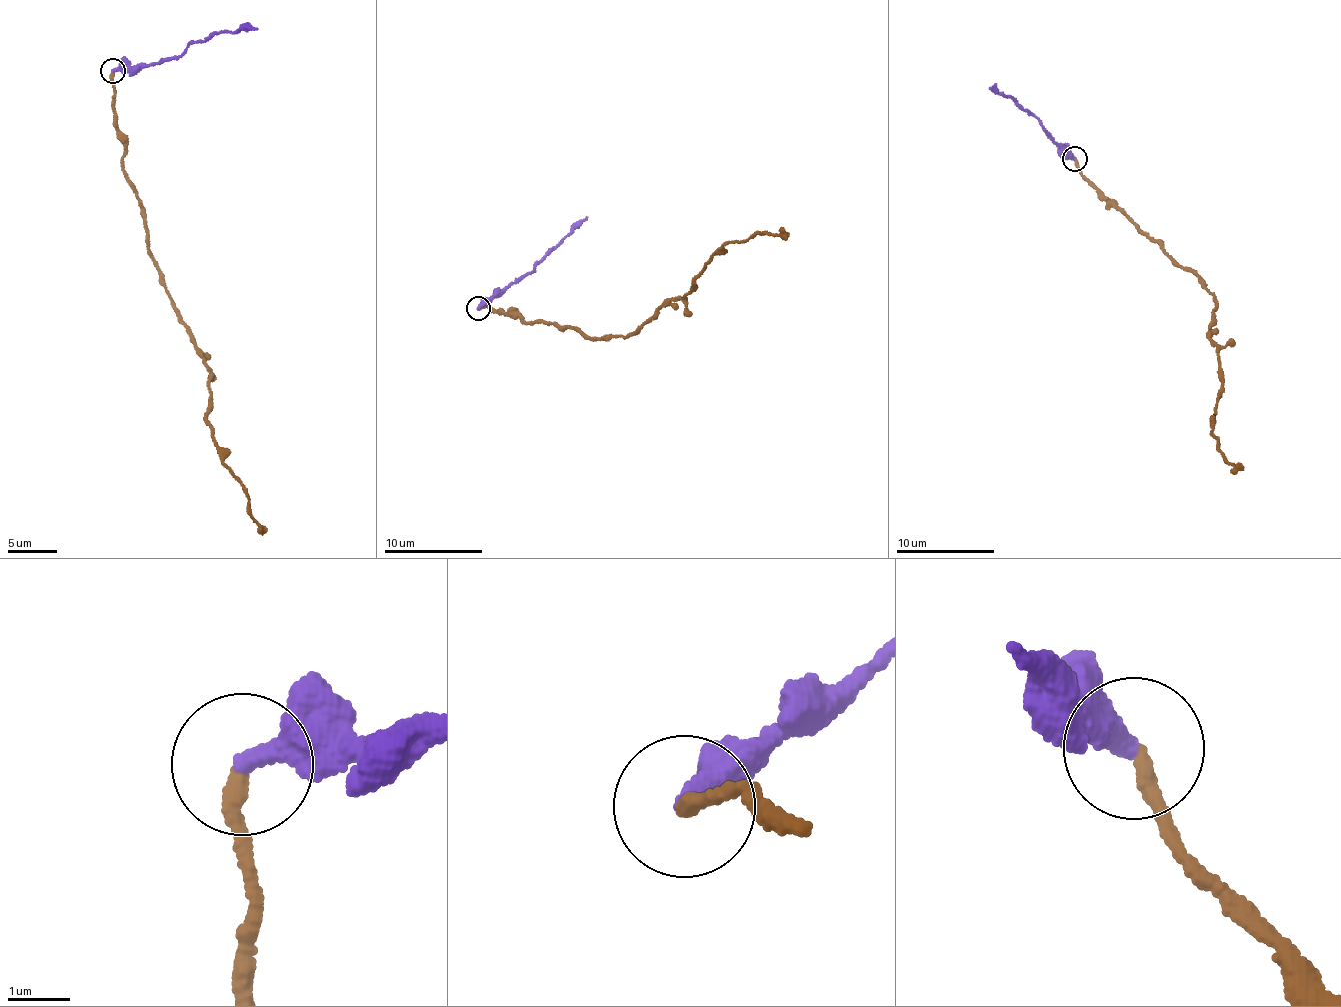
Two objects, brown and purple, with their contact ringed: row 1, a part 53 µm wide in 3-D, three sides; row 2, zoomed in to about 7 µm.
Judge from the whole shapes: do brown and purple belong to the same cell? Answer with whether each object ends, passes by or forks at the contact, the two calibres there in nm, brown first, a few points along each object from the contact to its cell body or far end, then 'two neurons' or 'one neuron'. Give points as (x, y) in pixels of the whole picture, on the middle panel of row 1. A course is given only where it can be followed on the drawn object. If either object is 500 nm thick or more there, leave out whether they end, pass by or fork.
brown ends | purple ends | 240/360 nm | brown via (478, 308), (623, 337), (664, 300), (683, 301), (723, 245), (764, 231), (788, 239) | purple via (478, 308), (534, 268), (588, 218) | two neurons

